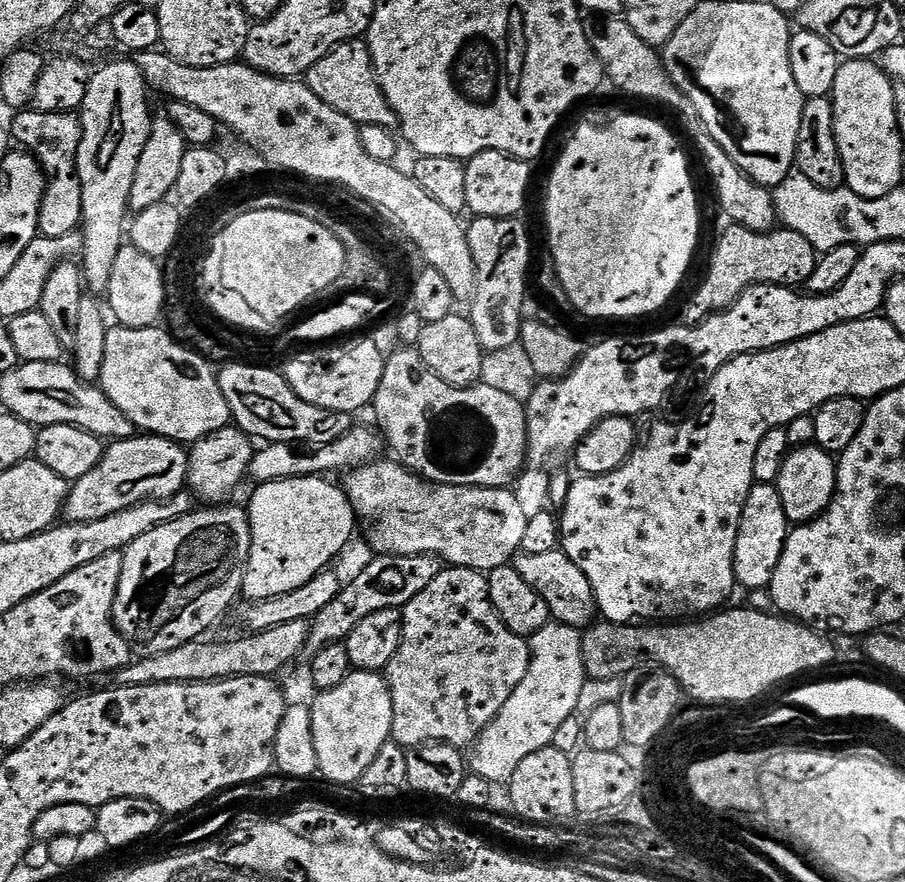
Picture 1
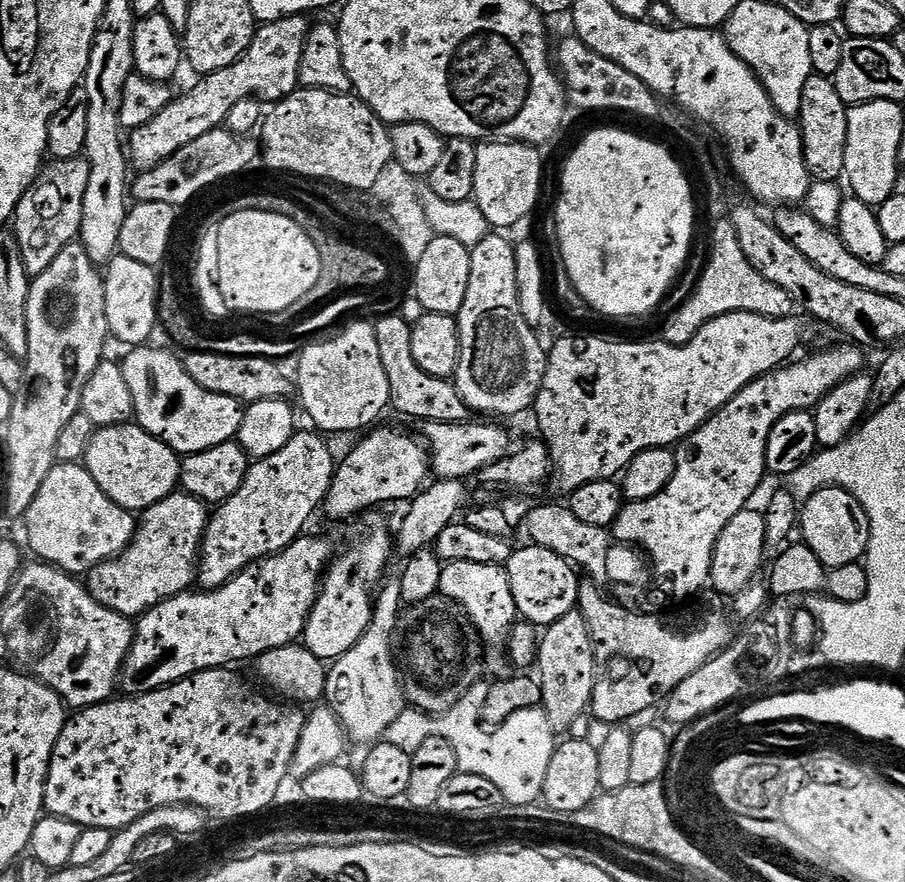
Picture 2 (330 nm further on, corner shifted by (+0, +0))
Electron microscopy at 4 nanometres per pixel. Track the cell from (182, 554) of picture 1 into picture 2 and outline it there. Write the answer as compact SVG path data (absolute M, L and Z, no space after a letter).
M297 431L295 436L278 450L278 454L270 454L266 458L249 463L248 473L238 486L238 494L224 501L209 515L208 525L204 531L204 541L200 543L198 561L198 584L201 589L221 588L230 582L241 570L251 564L259 564L276 555L286 546L290 546L308 524L308 519L323 505L326 494L332 485L332 479L338 467L337 457L332 457L328 444L319 431Z

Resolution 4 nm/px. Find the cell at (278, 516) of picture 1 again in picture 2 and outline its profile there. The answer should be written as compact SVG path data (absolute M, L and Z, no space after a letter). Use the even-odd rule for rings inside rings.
M376 426L345 460L339 461L326 494L322 508L336 520L379 509L380 504L392 504L395 500L411 501L425 487L430 476L430 457L419 439L407 436L396 428ZM425 479L425 480L424 480Z

